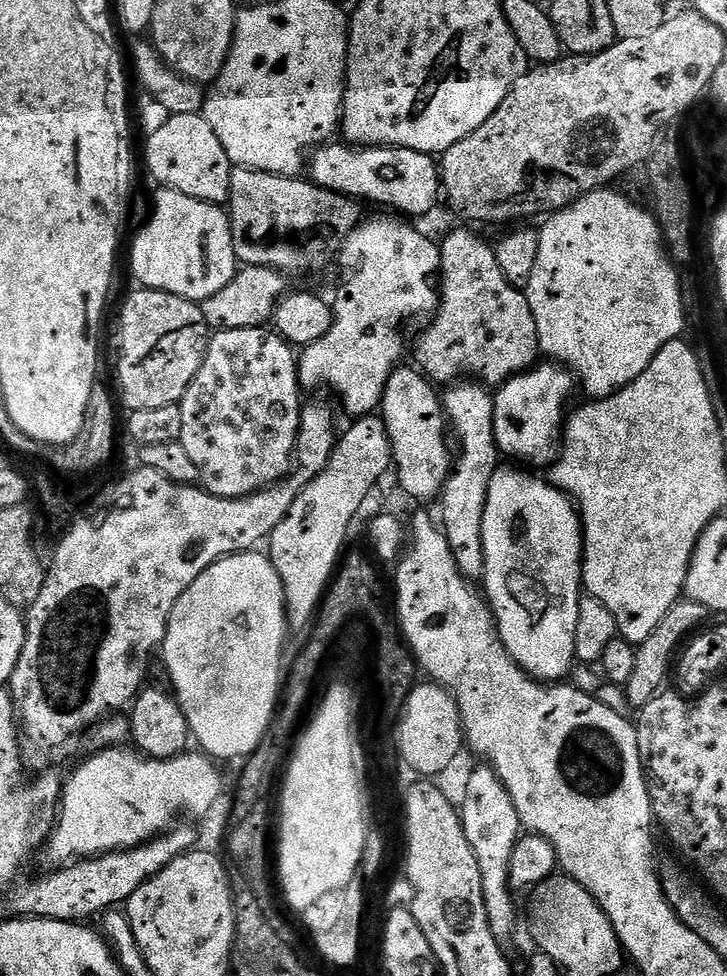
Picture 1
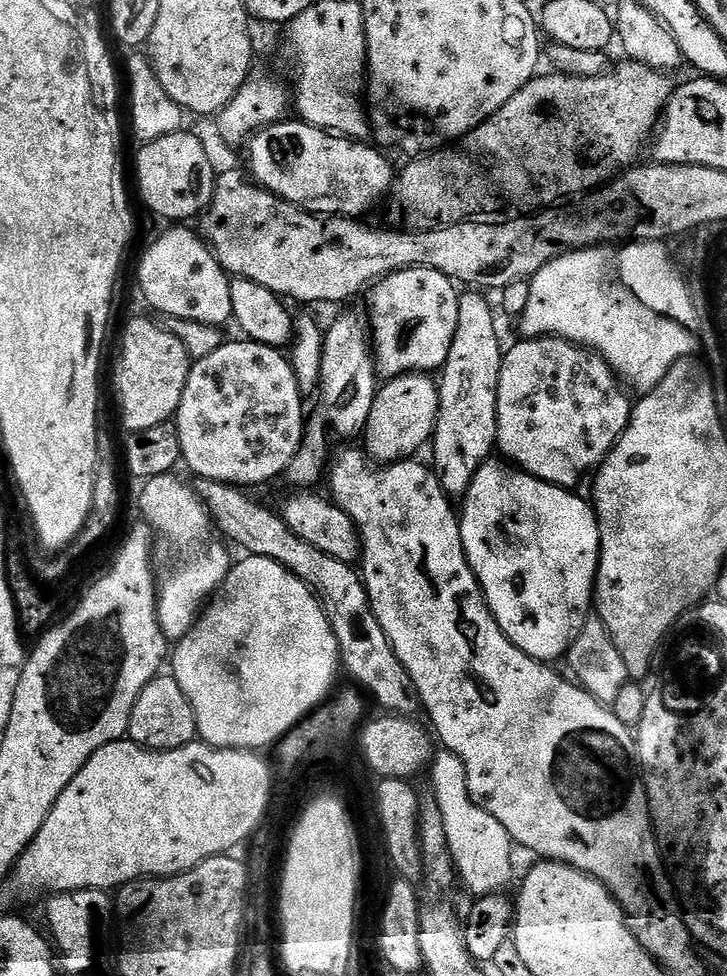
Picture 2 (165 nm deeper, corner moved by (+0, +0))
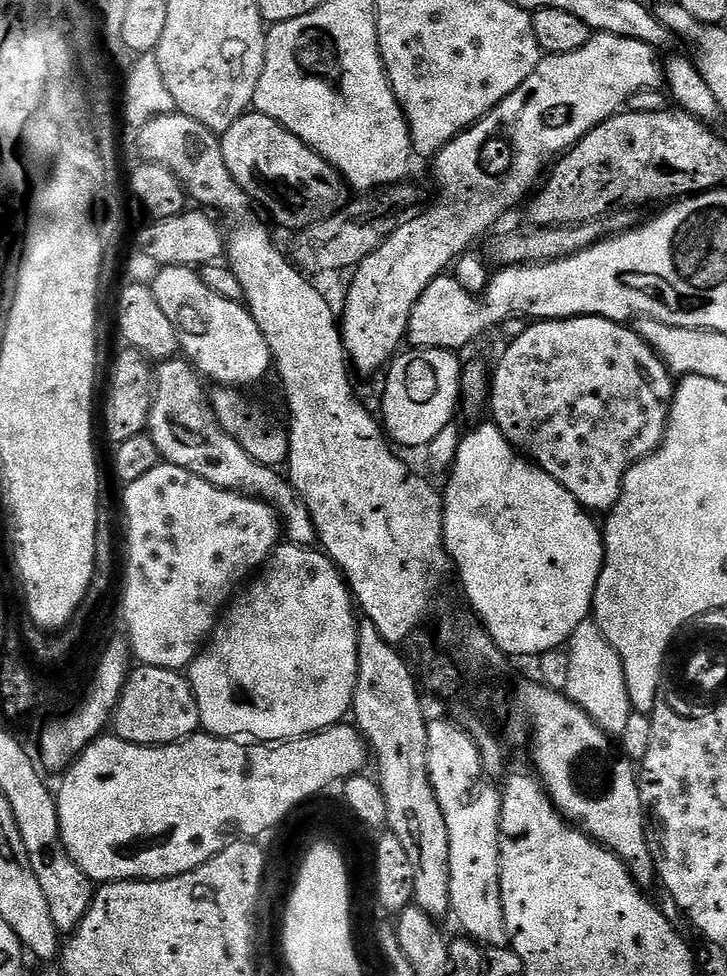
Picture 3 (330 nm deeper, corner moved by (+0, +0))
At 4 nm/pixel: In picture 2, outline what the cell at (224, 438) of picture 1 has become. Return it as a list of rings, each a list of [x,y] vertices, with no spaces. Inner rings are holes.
[[[247,338],[239,339],[233,344],[221,342],[214,354],[206,354],[206,358],[193,363],[186,378],[186,390],[182,390],[182,402],[176,411],[174,423],[178,430],[180,455],[183,463],[188,463],[193,477],[249,486],[264,484],[275,476],[283,477],[287,473],[294,454],[298,454],[304,440],[305,397],[300,391],[291,359],[281,349],[255,344]]]

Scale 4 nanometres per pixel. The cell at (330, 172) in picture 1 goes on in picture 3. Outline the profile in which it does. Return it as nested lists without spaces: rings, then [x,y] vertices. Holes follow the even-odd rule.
[[[249,110],[242,118],[238,118],[238,122],[234,122],[234,126],[230,126],[230,130],[226,130],[220,136],[220,145],[222,158],[226,158],[226,166],[230,174],[234,174],[244,193],[259,207],[261,204],[284,228],[299,230],[308,228],[314,222],[328,220],[346,203],[346,195],[344,196],[346,181],[339,170],[327,158],[320,156],[302,138],[298,138],[293,132],[284,128],[274,118]]]

